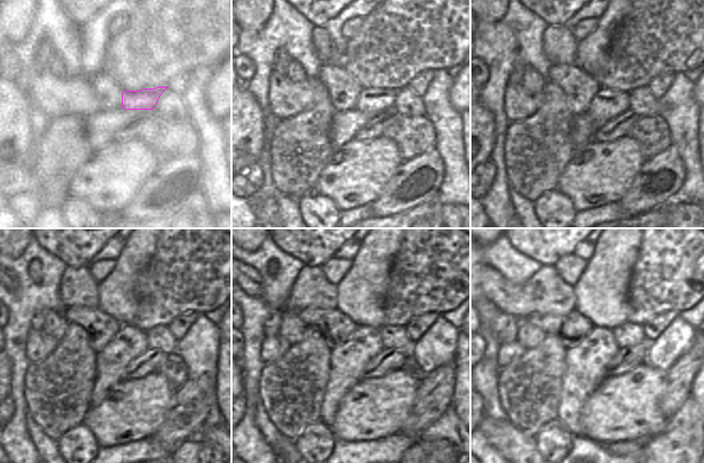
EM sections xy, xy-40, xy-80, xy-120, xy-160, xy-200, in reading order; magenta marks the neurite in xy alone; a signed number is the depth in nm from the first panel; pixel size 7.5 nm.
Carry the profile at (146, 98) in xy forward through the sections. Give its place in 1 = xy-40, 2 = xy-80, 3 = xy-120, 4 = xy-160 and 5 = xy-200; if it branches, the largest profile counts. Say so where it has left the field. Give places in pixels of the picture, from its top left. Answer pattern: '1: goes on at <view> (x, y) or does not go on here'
1: goes on at xy-40 (377, 100)
2: goes on at xy-80 (608, 104)
3: goes on at xy-120 (129, 342)
4: goes on at xy-160 (348, 362)
5: goes on at xy-200 (586, 364)

